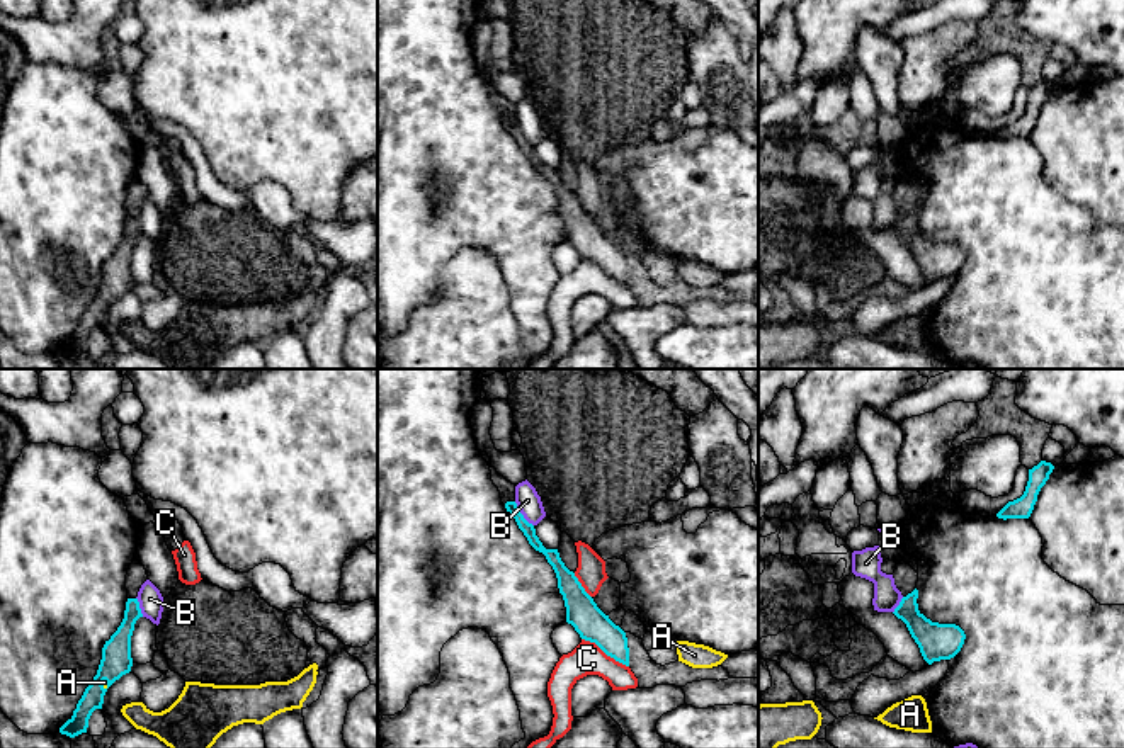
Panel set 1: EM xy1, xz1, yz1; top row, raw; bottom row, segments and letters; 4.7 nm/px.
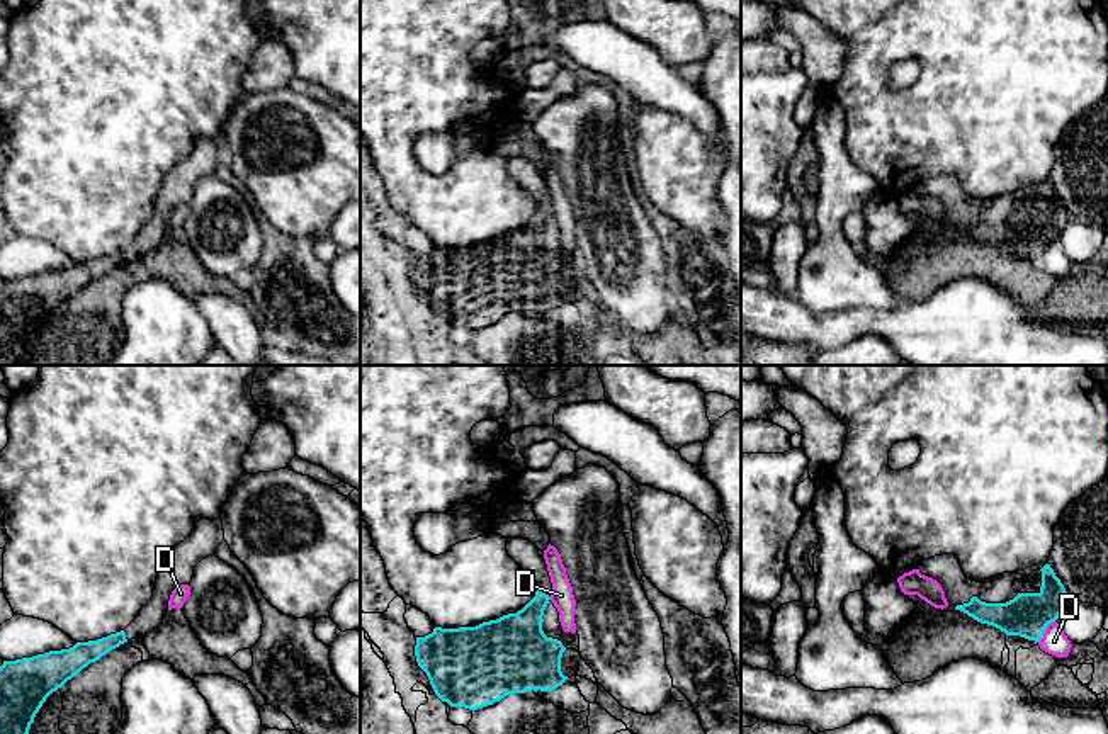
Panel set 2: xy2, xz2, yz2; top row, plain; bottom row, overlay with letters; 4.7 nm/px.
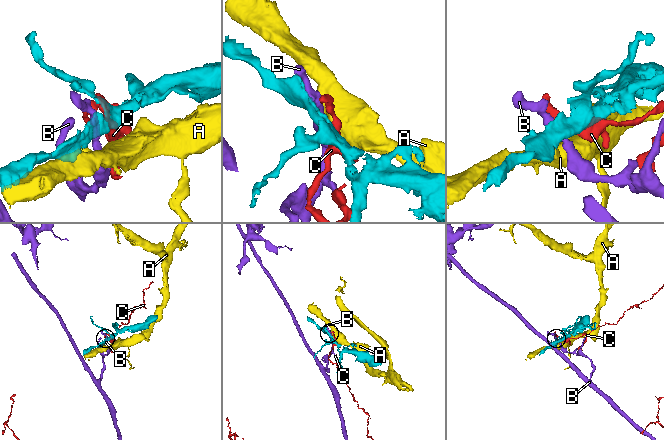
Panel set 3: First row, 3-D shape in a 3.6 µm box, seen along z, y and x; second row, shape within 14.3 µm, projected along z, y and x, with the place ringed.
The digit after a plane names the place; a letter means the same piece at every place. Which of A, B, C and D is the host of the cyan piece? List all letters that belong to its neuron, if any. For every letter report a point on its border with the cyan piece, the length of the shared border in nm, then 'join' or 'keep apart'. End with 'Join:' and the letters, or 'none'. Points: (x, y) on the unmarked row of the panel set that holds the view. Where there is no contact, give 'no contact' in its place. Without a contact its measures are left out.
A: xy1 (107, 303) | 60 nm | keep apart
B: xz1 (521, 133) | 150 nm | keep apart
C: xz1 (606, 272) | 260 nm | keep apart
D: yz2 (1044, 250) | 130 nm | keep apart
Join: none

